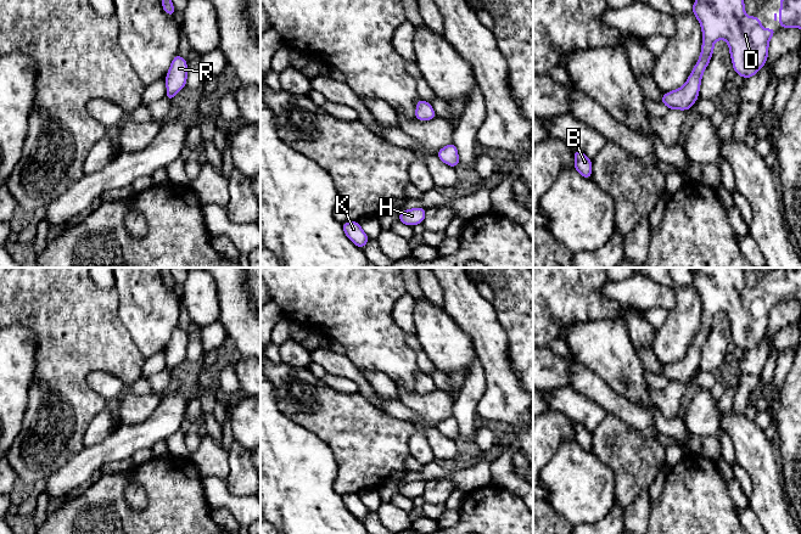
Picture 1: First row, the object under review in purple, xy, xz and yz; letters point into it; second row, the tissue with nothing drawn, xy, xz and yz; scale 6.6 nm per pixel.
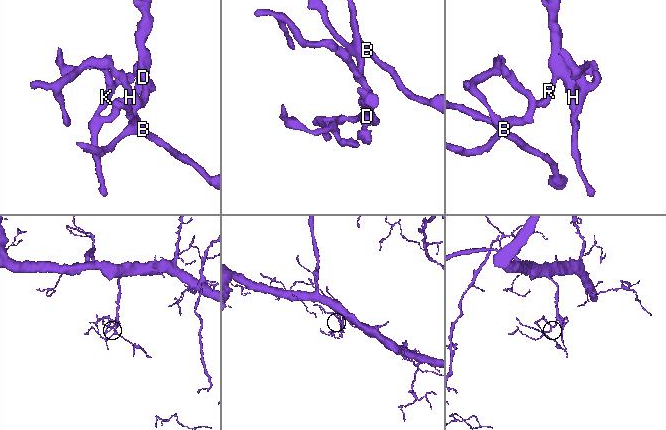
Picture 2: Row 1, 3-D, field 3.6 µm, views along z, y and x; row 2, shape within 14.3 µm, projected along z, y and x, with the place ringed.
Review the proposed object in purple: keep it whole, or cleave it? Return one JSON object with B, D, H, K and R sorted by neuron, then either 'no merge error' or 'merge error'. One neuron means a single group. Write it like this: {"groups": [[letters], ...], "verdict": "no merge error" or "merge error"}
{"groups": [["B", "D", "H", "K", "R"]], "verdict": "no merge error"}

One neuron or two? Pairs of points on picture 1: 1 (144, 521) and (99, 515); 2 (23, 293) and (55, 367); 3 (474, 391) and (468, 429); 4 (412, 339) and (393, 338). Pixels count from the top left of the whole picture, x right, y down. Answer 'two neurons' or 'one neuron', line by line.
1: one neuron
2: one neuron
3: one neuron
4: two neurons

